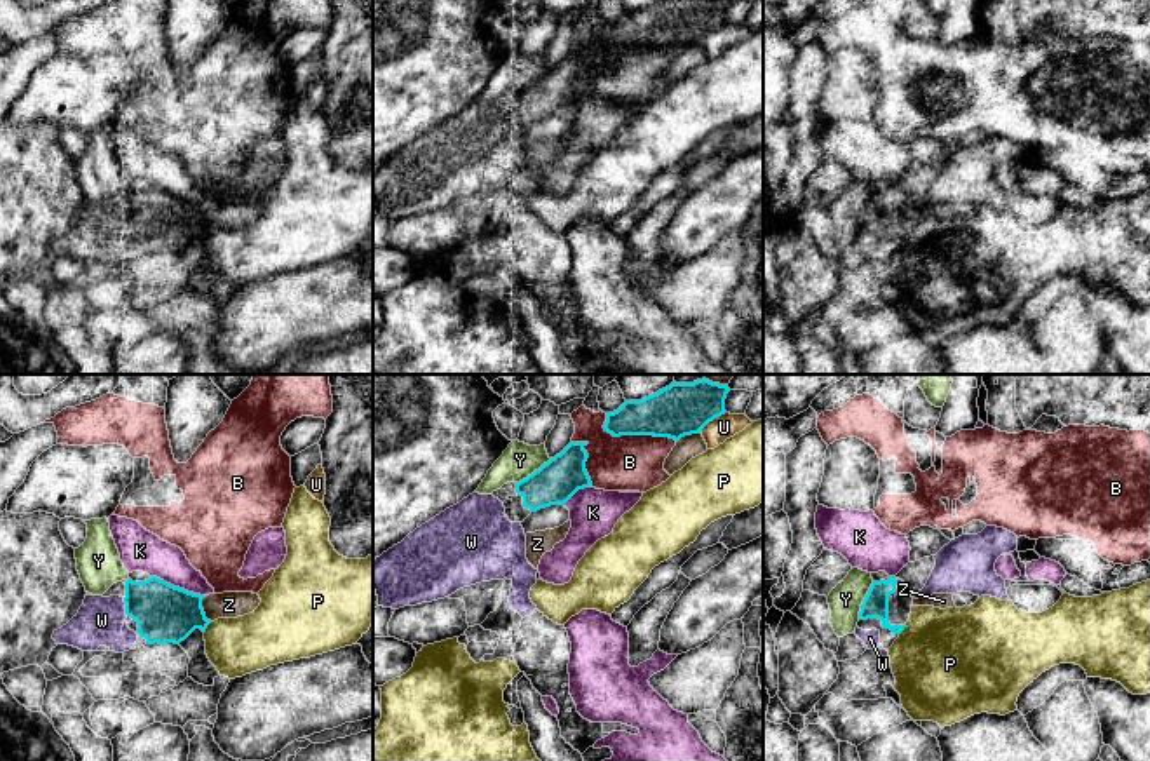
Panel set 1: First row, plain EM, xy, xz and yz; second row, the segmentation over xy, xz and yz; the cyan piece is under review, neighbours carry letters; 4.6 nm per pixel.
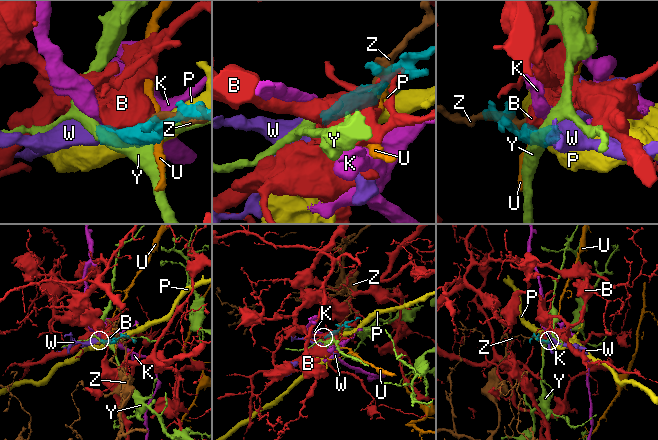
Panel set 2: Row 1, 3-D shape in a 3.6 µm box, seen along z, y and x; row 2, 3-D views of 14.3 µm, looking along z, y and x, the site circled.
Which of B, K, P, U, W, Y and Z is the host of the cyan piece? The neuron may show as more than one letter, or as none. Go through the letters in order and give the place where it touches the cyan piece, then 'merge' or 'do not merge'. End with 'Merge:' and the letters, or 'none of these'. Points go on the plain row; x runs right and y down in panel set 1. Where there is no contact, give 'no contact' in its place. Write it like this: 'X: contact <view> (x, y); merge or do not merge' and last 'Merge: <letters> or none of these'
B: contact xz (633, 44); do not merge
K: contact xy (178, 197); do not merge
P: contact xy (206, 237); do not merge
U: contact xz (711, 30); do not merge
W: contact xy (126, 216); merge
Y: contact yz (863, 211); do not merge
Z: contact xy (202, 220); do not merge
Merge: W

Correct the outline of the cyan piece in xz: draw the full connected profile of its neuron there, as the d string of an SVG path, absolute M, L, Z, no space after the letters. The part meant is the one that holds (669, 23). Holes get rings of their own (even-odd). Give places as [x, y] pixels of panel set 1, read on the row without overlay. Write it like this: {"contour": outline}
{"contour": "M659 0L641 10L626 10L617 21L606 23L605 42L620 45L669 47L676 52L725 24L725 9L730 0Z"}

